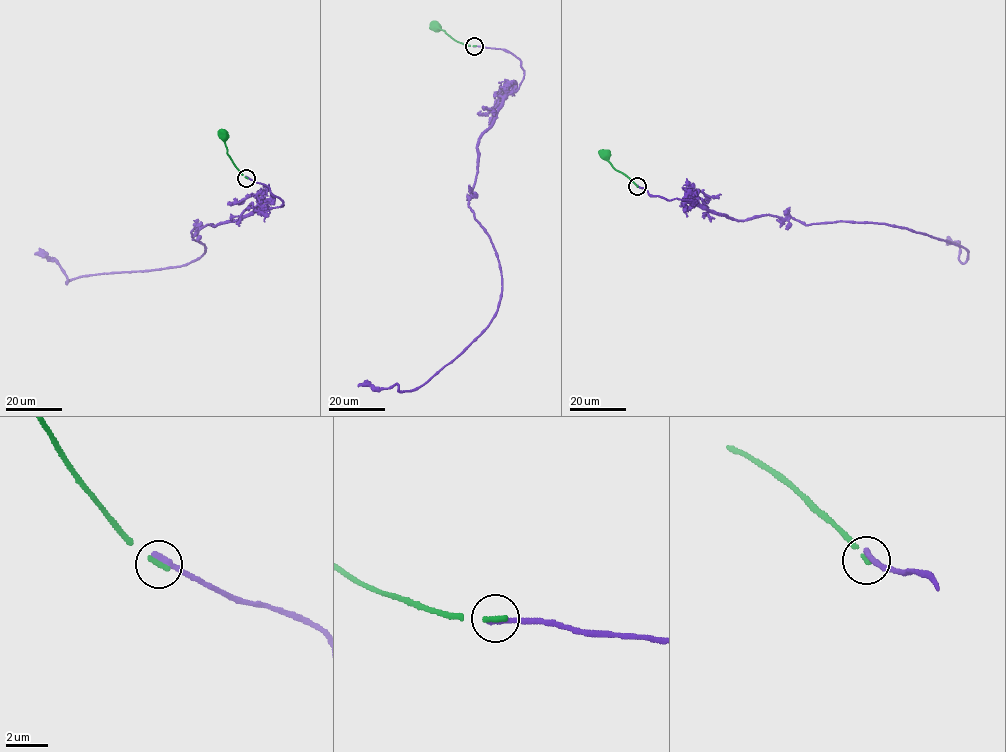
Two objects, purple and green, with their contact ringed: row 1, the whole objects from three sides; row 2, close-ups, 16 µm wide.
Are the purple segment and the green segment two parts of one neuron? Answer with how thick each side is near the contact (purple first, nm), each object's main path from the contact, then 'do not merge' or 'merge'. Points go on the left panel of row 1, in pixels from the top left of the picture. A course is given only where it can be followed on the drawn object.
360 nm thick on the purple side, 260 nm on the other; purple runs (246, 177), (283, 205), (195, 228), (192, 240), (205, 249), (191, 262), (67, 283), (55, 260), (35, 253); green runs (246, 178), (227, 152), (225, 136); do not merge

